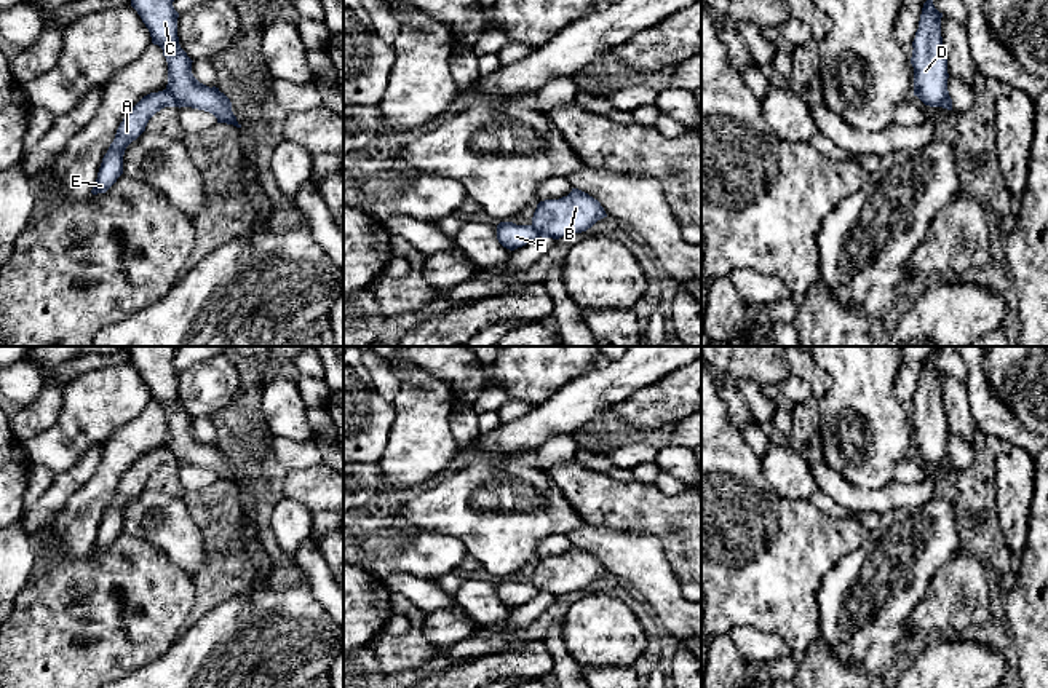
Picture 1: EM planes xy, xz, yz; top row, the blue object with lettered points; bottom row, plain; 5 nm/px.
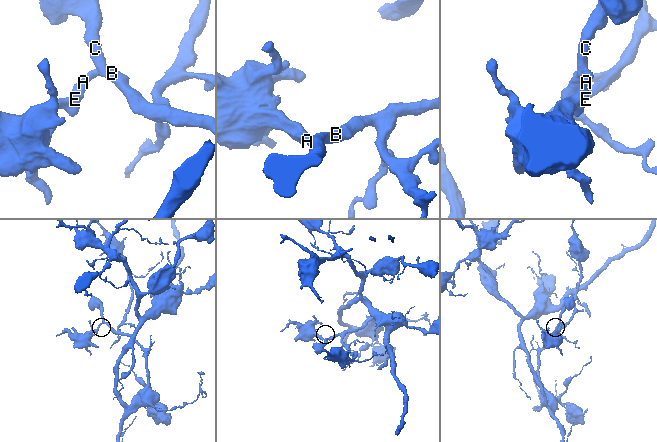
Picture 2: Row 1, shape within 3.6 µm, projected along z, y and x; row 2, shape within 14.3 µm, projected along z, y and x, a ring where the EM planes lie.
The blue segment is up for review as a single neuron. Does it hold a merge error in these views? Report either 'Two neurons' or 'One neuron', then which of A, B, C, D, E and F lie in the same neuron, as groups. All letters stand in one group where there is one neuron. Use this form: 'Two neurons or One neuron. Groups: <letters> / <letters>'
Two neurons. Groups: A E F / B C D

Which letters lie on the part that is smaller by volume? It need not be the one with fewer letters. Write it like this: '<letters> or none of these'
A, E, F

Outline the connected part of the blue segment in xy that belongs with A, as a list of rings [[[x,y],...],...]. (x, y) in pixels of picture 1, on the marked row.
[[[169,89],[144,96],[120,123],[115,139],[102,158],[93,195],[105,193],[123,174],[123,155],[126,147],[144,131],[149,120],[165,107],[179,107]]]

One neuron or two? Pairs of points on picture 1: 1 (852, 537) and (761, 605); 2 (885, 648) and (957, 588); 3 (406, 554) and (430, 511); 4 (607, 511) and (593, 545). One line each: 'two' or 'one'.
1: one
2: two
3: two
4: two

